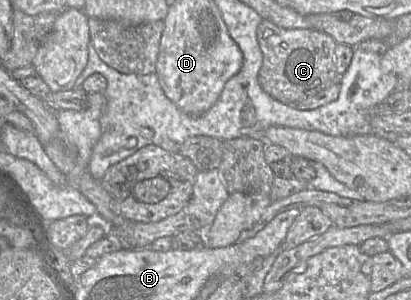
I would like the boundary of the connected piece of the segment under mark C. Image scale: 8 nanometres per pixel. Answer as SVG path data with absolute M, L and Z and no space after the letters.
M263 19L257 28L257 40L263 62L258 73L262 90L273 99L287 105L313 96L337 81L335 48L337 42L317 29L284 29Z

